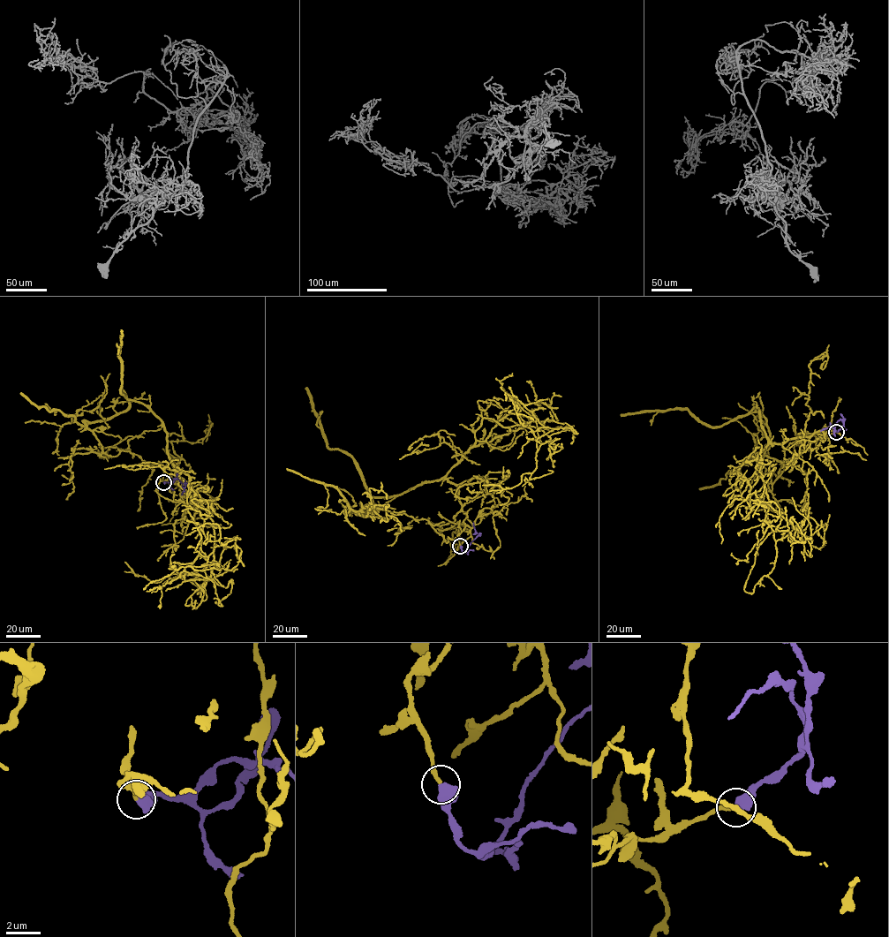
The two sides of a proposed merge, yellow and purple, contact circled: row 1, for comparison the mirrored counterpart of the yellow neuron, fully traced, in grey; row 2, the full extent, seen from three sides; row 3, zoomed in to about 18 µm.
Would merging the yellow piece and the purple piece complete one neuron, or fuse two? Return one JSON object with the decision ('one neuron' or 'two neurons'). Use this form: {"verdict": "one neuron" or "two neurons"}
{"verdict": "one neuron"}

